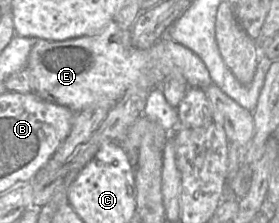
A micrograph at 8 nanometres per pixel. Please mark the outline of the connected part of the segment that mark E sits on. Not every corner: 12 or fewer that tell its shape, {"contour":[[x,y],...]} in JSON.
{"contour":[[115,20],[99,33],[39,39],[35,93],[80,112],[152,90],[172,72],[211,84],[169,37],[147,49]]}

